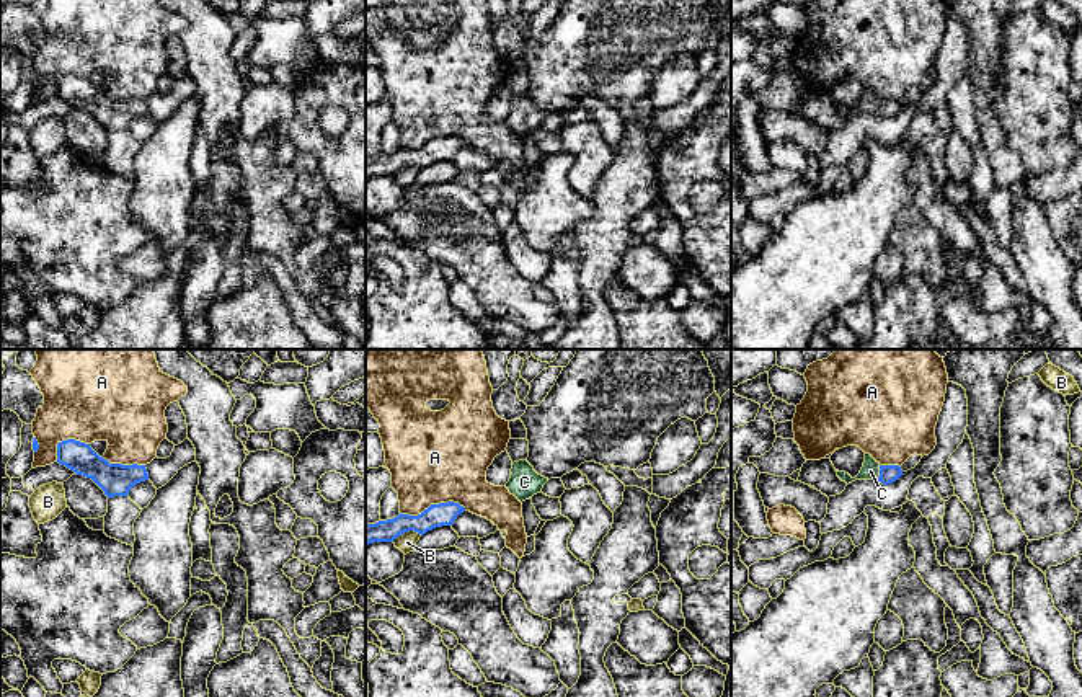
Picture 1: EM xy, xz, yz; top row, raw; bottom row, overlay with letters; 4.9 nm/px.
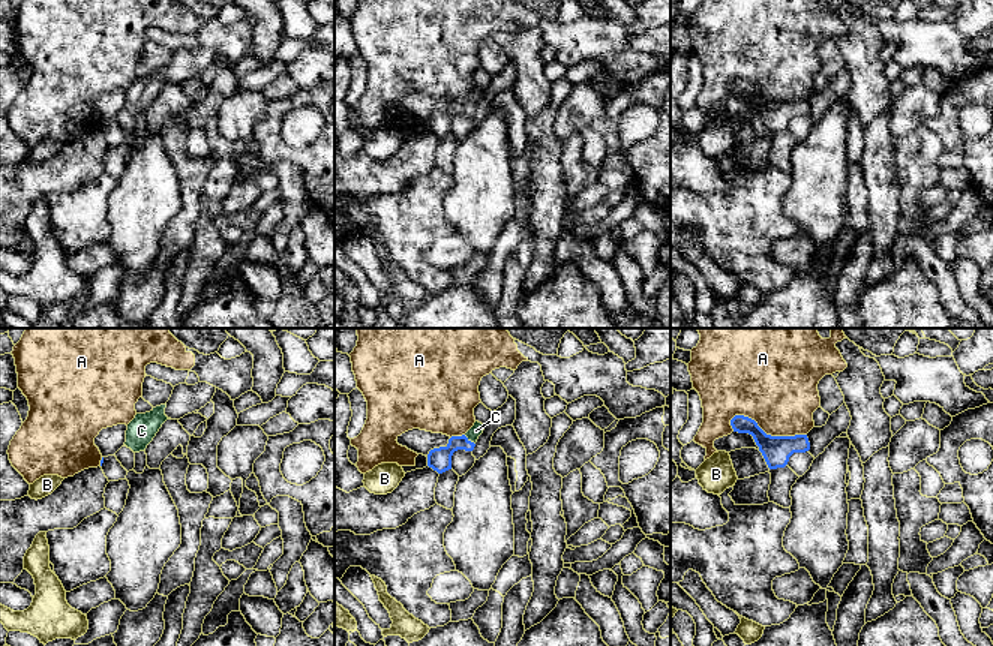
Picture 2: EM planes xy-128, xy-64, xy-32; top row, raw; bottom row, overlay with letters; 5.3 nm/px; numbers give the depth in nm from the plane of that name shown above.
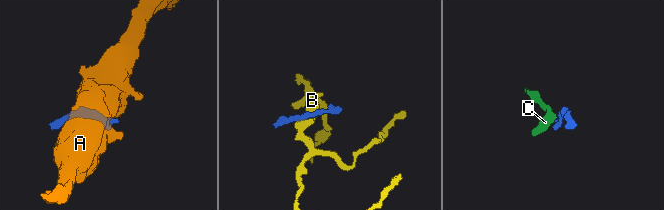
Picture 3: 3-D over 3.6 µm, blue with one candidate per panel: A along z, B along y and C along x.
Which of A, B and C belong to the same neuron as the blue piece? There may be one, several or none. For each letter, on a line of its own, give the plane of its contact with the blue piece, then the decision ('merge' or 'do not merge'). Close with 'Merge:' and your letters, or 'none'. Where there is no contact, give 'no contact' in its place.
A: xz | do not merge
B: xz | do not merge
C: yz | merge
Merge: C

